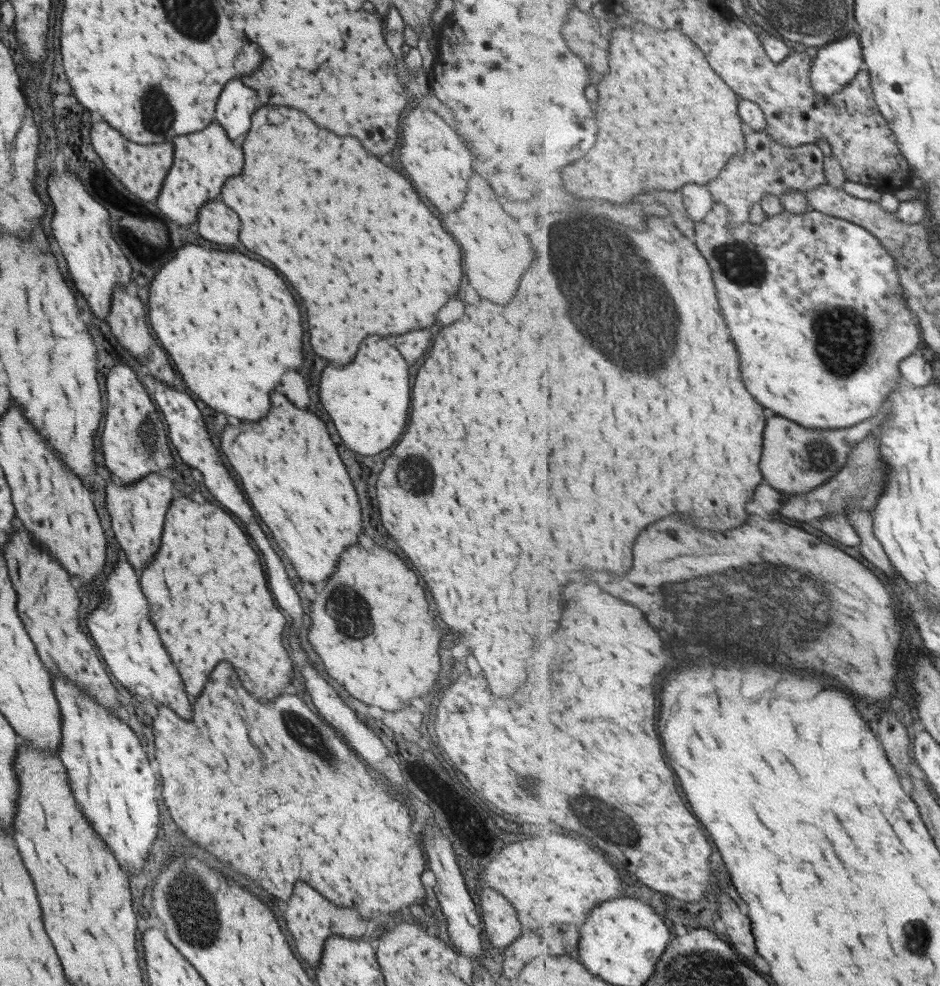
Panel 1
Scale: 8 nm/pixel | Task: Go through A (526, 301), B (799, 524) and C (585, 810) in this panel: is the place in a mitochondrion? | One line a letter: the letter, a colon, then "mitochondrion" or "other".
A: other
B: other
C: mitochondrion

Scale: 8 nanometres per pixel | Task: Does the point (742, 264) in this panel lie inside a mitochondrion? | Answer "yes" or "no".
yes

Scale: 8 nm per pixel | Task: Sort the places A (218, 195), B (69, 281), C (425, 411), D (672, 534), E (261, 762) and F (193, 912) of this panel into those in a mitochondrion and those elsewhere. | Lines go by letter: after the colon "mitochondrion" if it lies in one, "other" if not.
A: other
B: other
C: other
D: other
E: other
F: mitochondrion

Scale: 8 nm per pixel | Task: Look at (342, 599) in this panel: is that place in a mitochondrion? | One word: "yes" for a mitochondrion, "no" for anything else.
yes

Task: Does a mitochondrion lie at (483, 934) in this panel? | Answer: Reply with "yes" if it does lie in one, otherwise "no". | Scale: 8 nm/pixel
no

